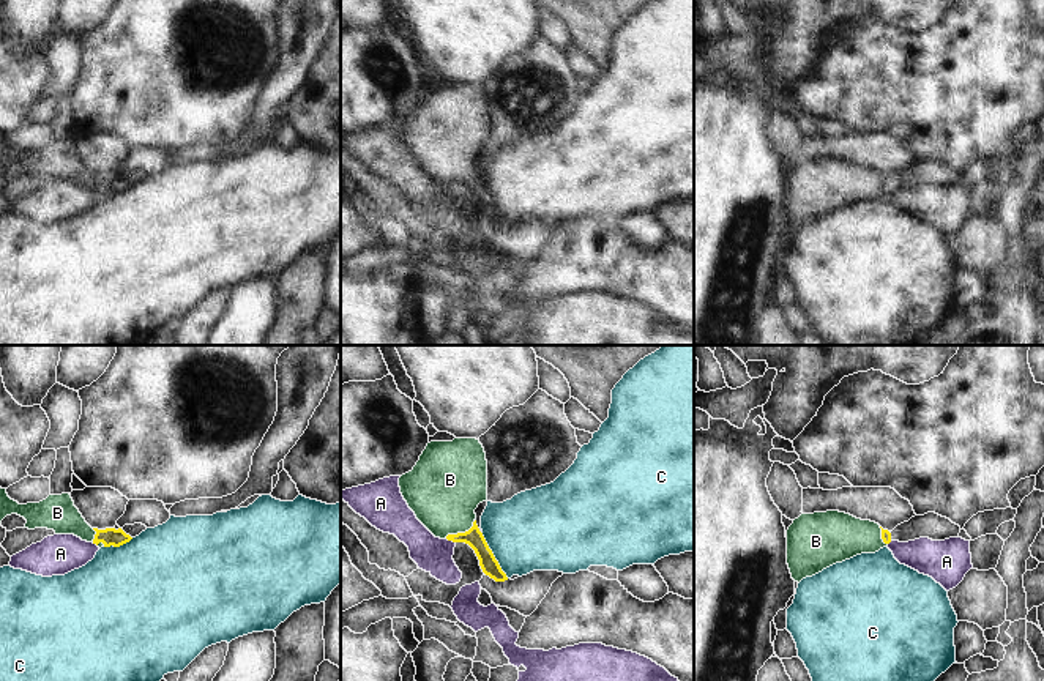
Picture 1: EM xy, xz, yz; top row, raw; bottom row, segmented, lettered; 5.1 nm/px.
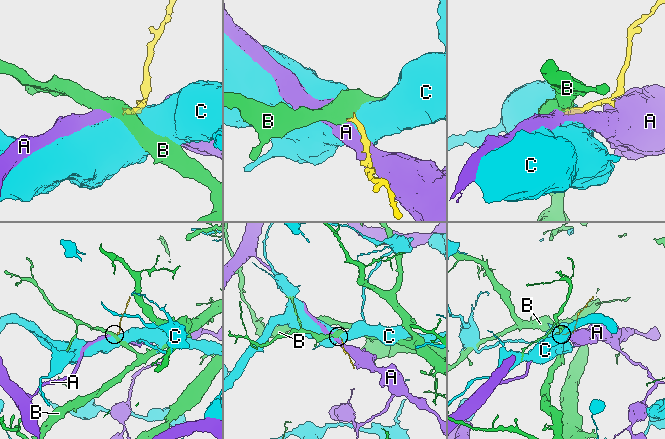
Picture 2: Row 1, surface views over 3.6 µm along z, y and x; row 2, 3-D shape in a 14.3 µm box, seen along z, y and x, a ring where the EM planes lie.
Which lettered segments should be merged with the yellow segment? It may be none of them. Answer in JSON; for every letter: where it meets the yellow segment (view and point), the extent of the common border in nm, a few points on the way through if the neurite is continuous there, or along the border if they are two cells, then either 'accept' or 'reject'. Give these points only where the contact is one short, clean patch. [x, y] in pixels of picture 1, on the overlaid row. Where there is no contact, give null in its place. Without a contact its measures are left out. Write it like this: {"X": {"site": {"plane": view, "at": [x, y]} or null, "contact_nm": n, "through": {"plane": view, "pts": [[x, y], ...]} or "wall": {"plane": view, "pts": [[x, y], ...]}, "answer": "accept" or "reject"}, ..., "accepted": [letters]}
{"A": {"site": {"plane": "xz", "at": [451, 539]}, "contact_nm": 50, "wall": {"plane": "xz", "pts": [[447, 538], [454, 543]]}, "answer": "reject"}, "B": {"site": {"plane": "xz", "at": [461, 533]}, "contact_nm": 180, "through": {"plane": "xz", "pts": [[473, 536], [461, 533], [443, 489]]}, "answer": "accept"}, "C": {"site": {"plane": "xz", "at": [492, 555]}, "contact_nm": 280, "wall": {"plane": "xz", "pts": [[481, 533], [500, 569], [508, 577]]}, "answer": "reject"}, "accepted": ["B"]}

